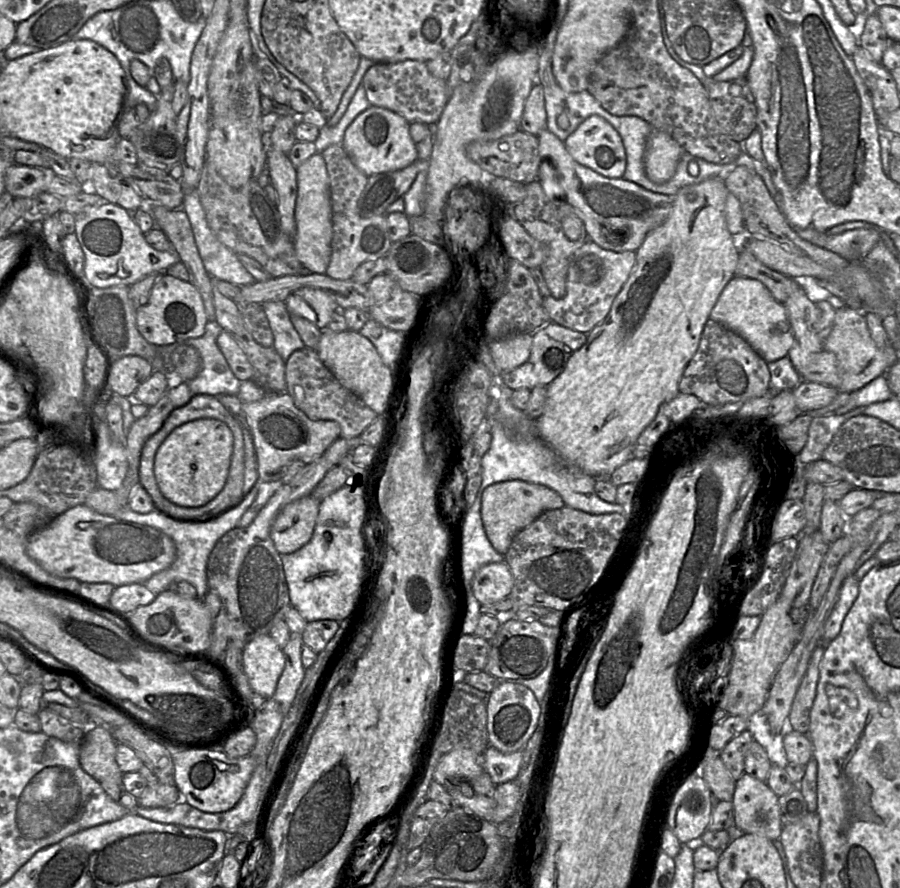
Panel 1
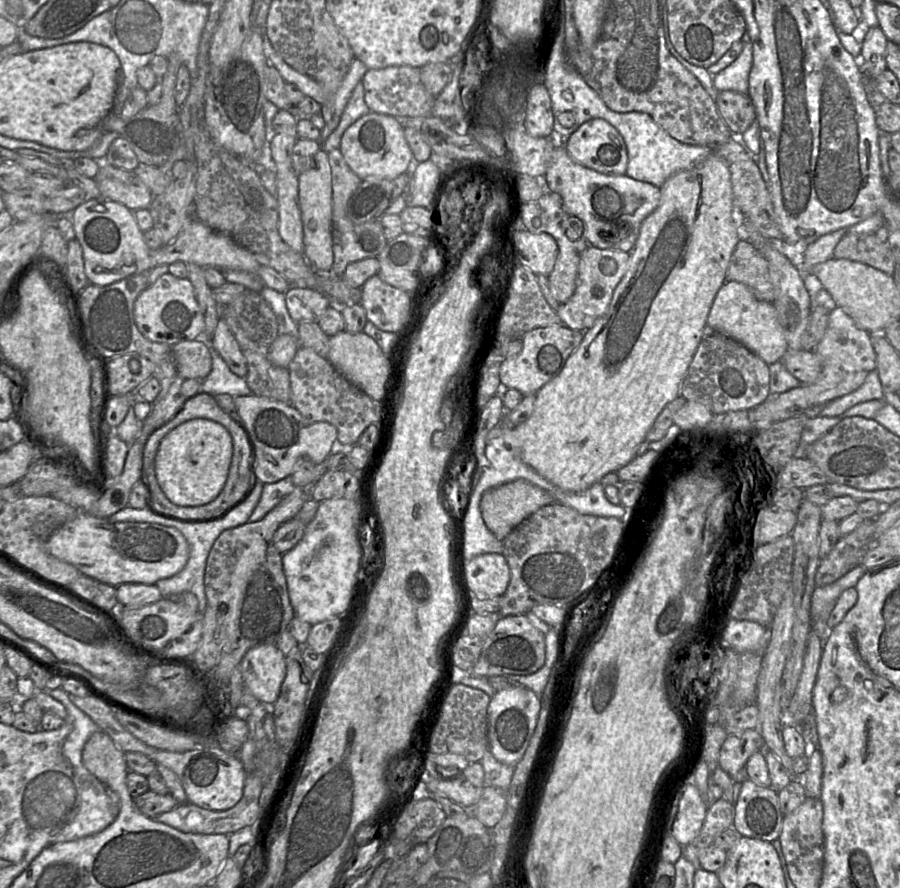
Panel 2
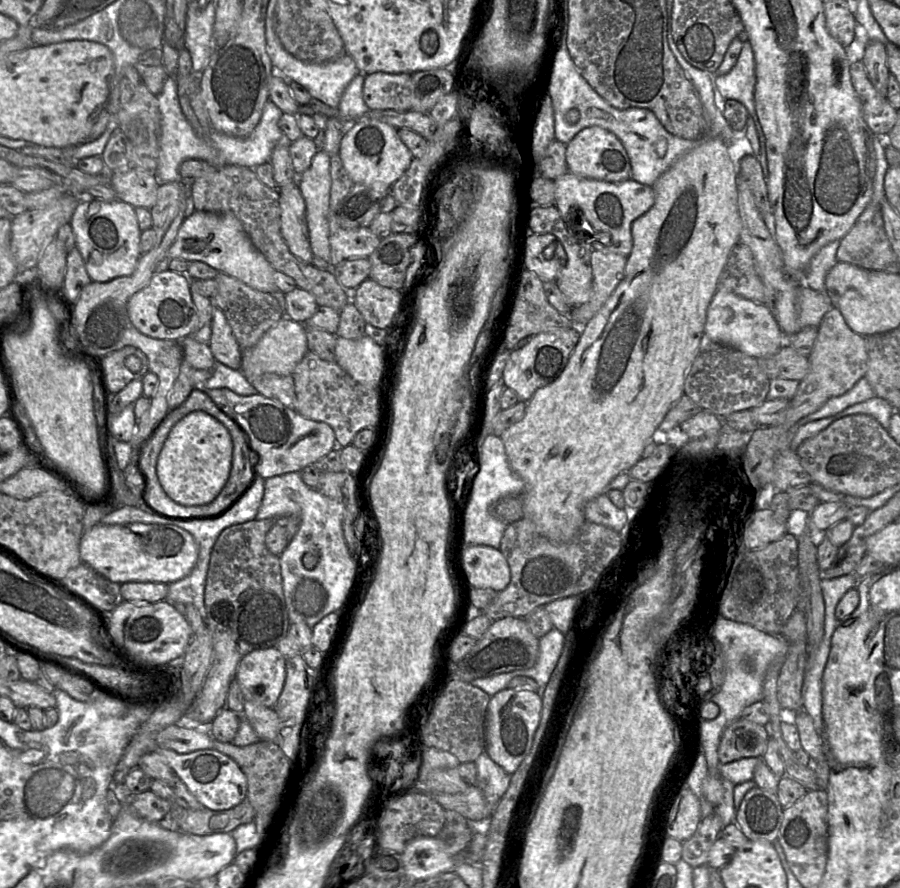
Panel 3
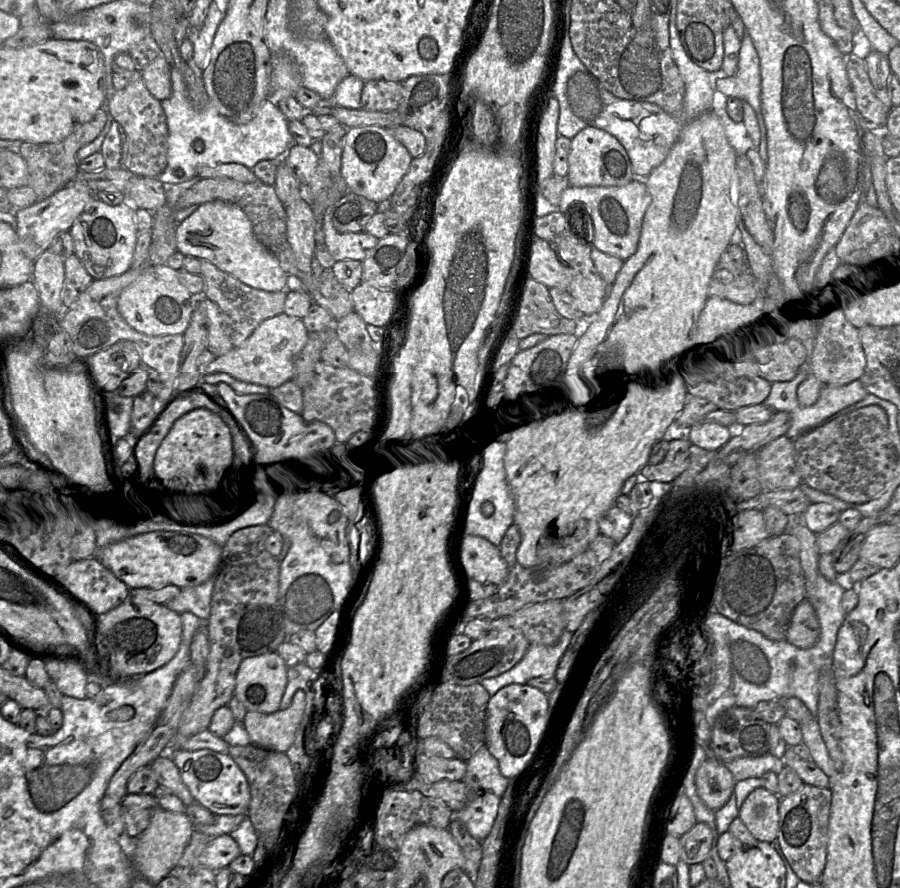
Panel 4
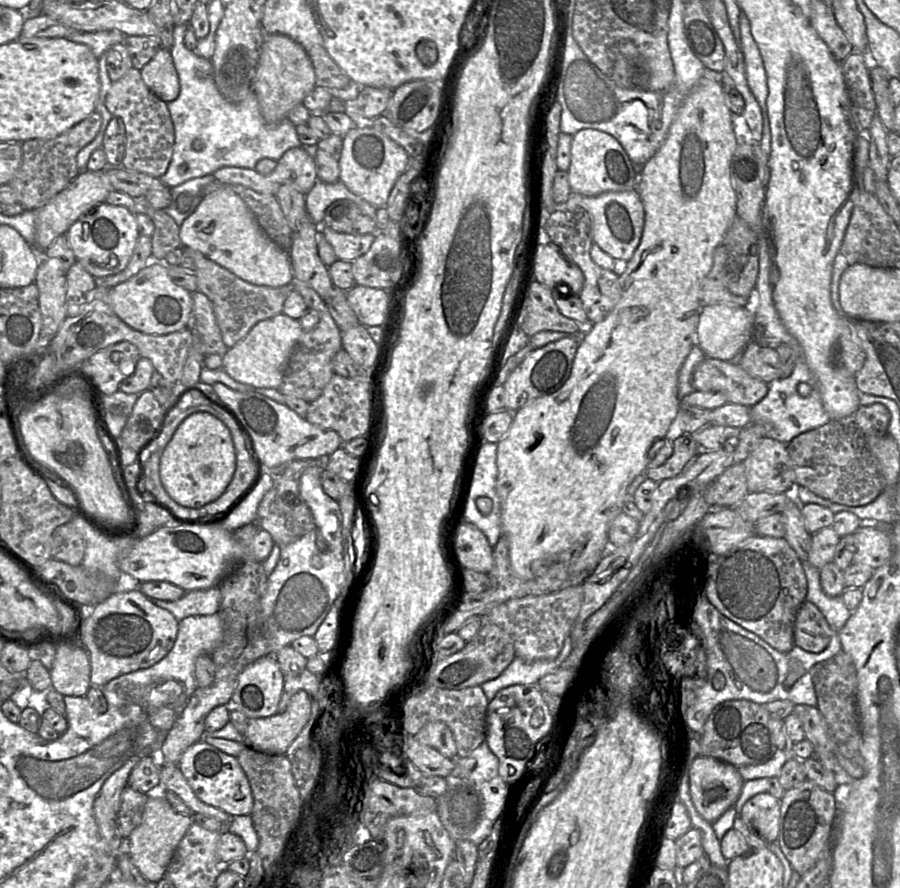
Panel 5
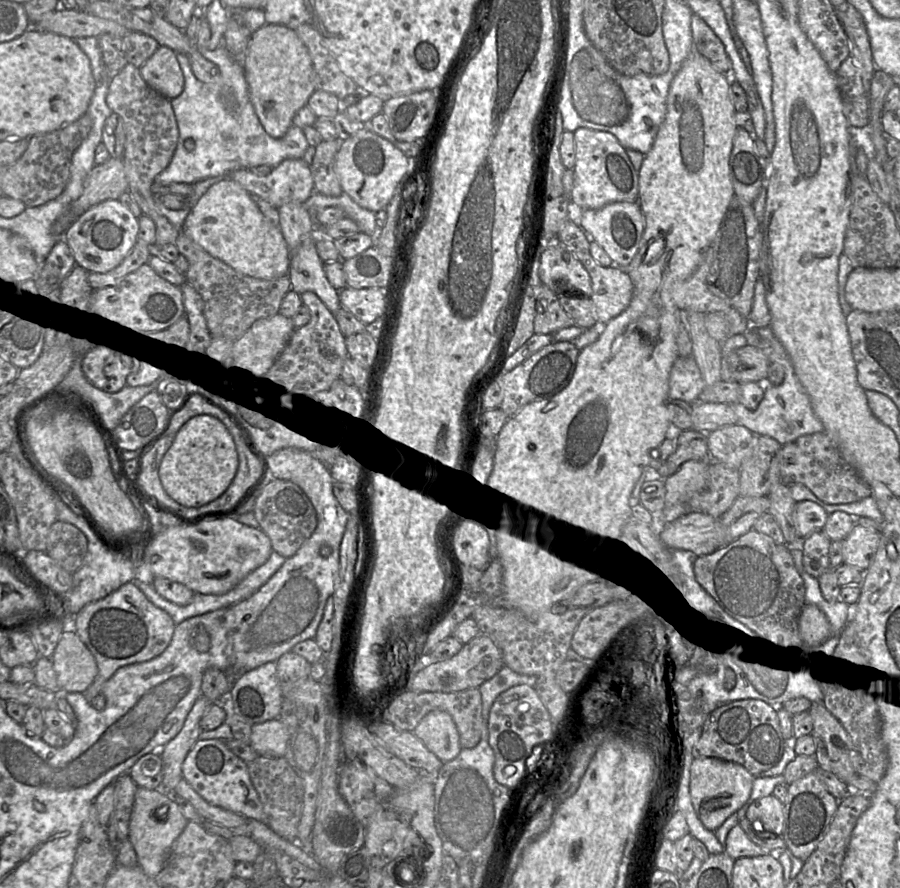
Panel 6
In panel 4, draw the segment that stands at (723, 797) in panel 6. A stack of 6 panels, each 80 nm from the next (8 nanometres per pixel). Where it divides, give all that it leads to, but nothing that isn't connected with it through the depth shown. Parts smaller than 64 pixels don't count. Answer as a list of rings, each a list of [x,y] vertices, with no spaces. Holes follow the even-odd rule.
[[[708,757],[697,770],[695,783],[700,799],[708,808],[717,811],[729,800],[736,780],[723,762]]]

